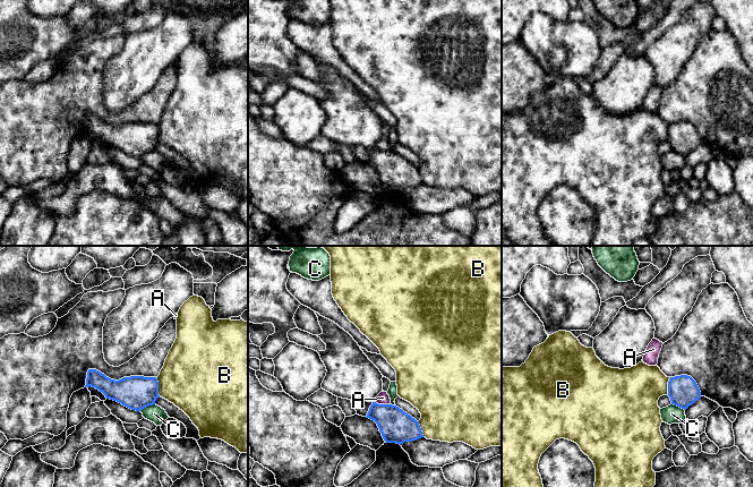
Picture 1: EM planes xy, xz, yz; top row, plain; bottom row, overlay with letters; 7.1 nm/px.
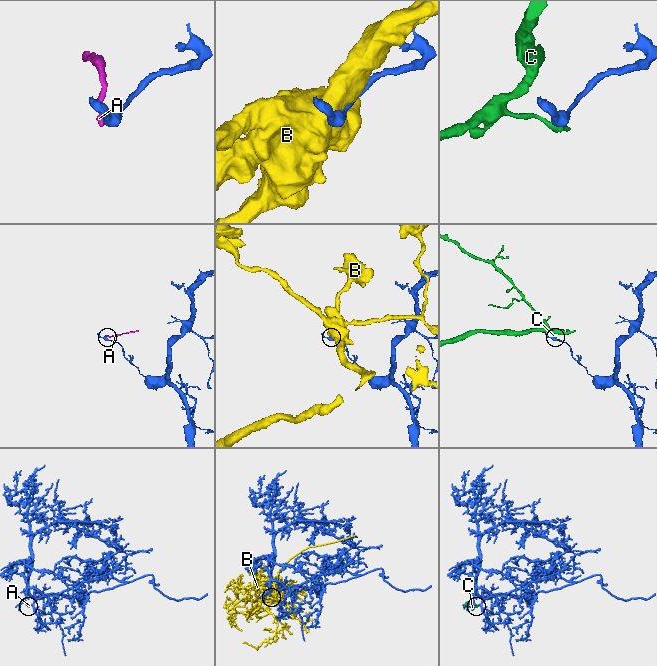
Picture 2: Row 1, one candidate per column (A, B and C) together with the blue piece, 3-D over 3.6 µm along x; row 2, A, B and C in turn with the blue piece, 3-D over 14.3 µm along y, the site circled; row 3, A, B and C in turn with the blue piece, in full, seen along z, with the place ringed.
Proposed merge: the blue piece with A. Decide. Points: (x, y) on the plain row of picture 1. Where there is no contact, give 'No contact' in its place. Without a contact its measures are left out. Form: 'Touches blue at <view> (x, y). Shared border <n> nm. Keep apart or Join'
Touches blue at xz (382, 151). Shared border 120 nm. Keep apart

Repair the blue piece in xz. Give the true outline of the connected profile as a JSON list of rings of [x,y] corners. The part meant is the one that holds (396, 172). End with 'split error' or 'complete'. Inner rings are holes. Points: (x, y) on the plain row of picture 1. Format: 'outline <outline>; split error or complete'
outline [[[373,148],[366,163],[377,170],[386,189],[401,191],[423,183],[419,168],[396,152]]]; complete

